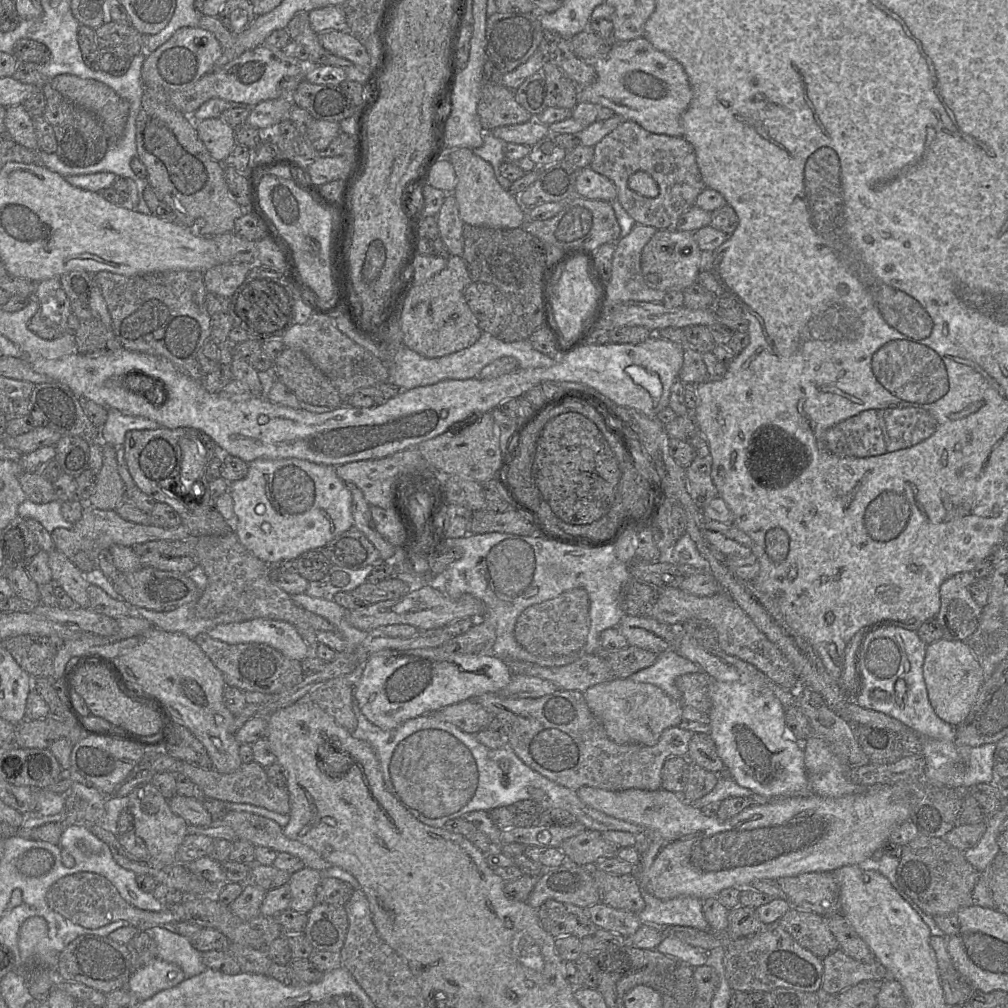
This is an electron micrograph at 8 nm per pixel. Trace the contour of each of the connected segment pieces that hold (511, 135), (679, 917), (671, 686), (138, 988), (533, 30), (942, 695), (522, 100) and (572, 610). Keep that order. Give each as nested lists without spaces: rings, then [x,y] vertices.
[[[534,117],[528,122],[497,127],[491,133],[506,143],[524,144],[532,147],[548,136],[549,125],[540,123]]]
[[[640,889],[645,901],[644,909],[638,917],[644,925],[685,926],[700,930],[709,930],[703,911],[702,900],[692,896],[678,896],[672,899],[660,899],[644,889]]]
[[[670,648],[658,654],[653,665],[637,671],[630,678],[635,682],[655,685],[674,700],[681,701],[675,680],[681,675],[699,672],[703,671],[697,664]]]
[[[157,957],[146,966],[133,971],[127,989],[140,1001],[144,1001],[162,990],[177,986],[184,979],[185,975],[178,965]]]
[[[500,13],[487,18],[486,54],[495,67],[504,75],[525,63],[538,49],[543,38],[543,27],[538,13]]]
[[[944,638],[927,645],[923,677],[935,713],[943,721],[955,727],[969,714],[984,682],[982,668],[967,642]]]
[[[540,70],[528,77],[515,90],[515,97],[517,102],[533,116],[548,108],[548,89],[544,71]]]
[[[581,587],[571,588],[555,599],[525,609],[517,620],[515,637],[528,651],[543,656],[579,650],[584,646],[589,632],[589,608],[586,590]]]

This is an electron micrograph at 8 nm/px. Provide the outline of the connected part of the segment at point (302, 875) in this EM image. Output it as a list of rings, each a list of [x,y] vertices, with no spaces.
[[[307,867],[291,874],[287,882],[291,891],[290,908],[307,914],[316,904],[316,892],[322,879],[320,871]]]

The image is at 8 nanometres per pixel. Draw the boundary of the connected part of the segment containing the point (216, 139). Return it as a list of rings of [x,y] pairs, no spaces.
[[[221,117],[194,121],[198,135],[213,159],[223,162],[237,144],[235,130]]]

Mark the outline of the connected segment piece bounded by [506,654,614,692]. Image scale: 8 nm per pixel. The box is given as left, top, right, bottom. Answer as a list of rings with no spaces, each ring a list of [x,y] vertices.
[[[585,654],[575,662],[560,667],[543,667],[525,661],[506,661],[513,675],[526,675],[549,680],[559,687],[559,690],[578,690],[584,692],[588,688],[610,680],[611,670],[605,659],[595,654]]]

